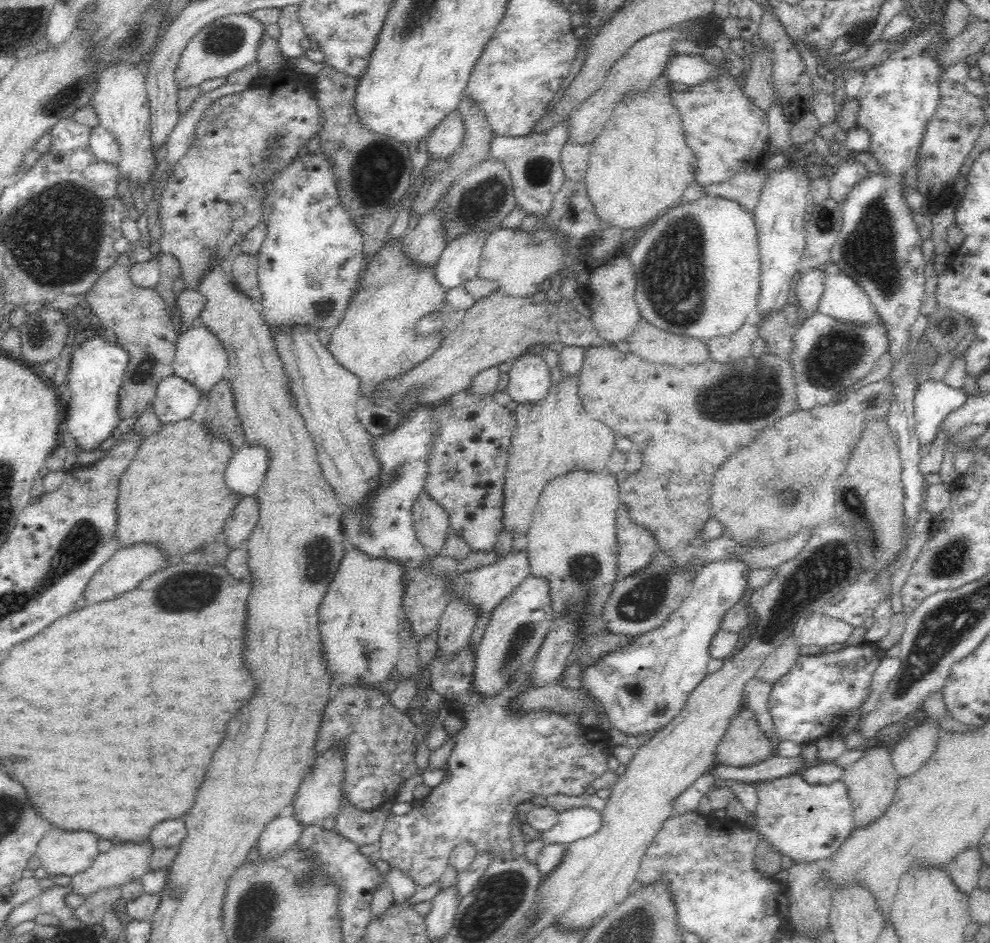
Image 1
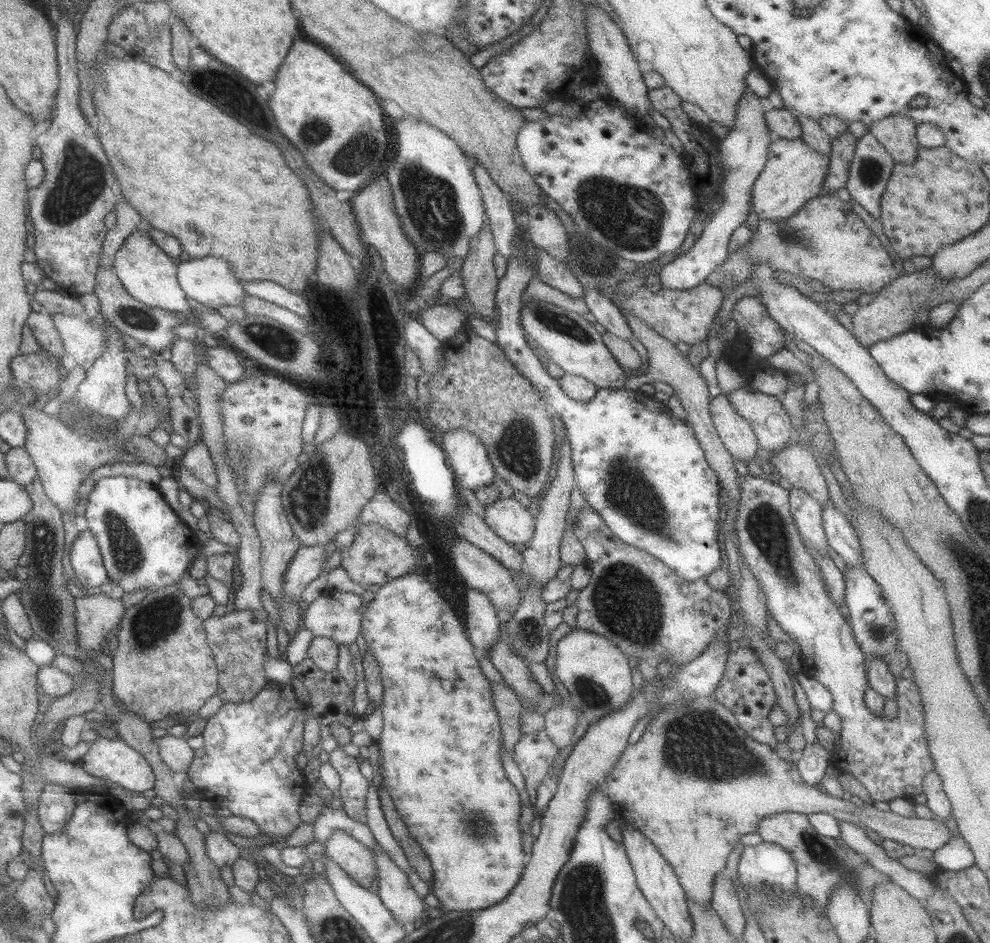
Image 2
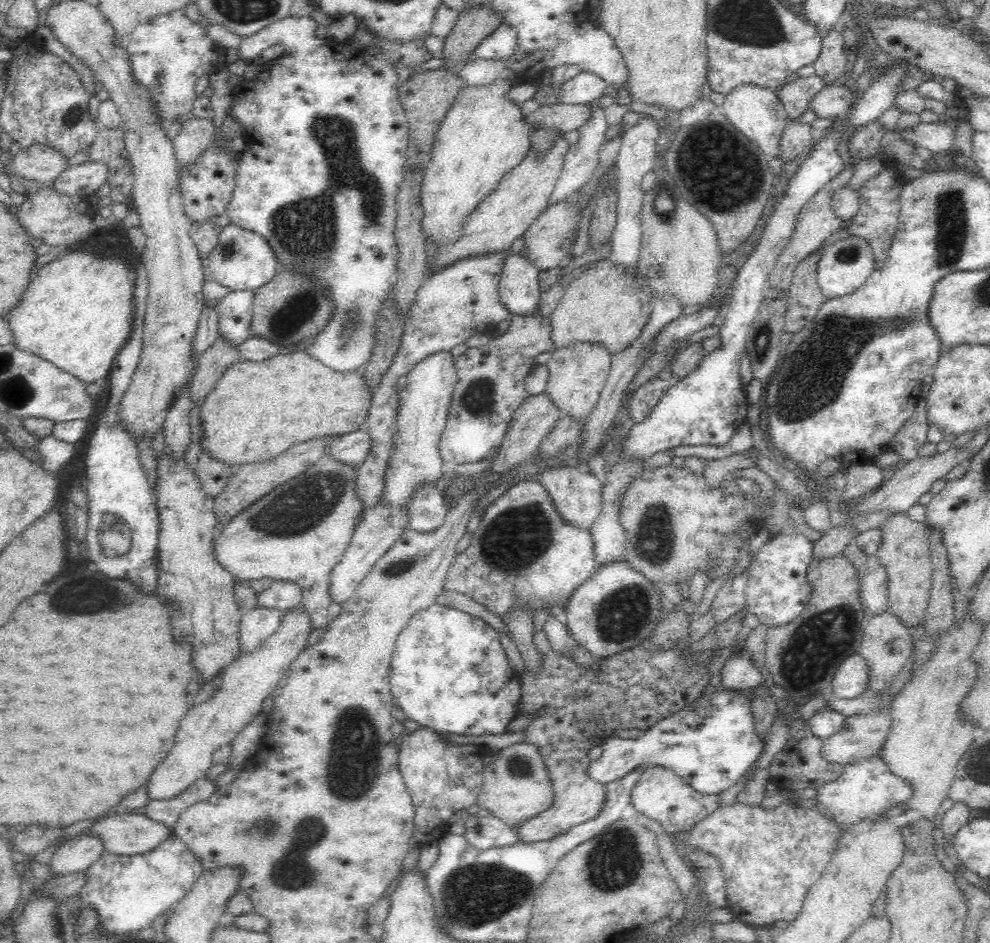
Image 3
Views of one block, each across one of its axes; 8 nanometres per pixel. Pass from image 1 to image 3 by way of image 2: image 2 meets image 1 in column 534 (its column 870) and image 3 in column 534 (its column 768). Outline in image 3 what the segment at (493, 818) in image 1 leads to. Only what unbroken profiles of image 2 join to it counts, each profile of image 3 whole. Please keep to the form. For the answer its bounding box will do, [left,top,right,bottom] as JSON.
[443,477,598,621]

